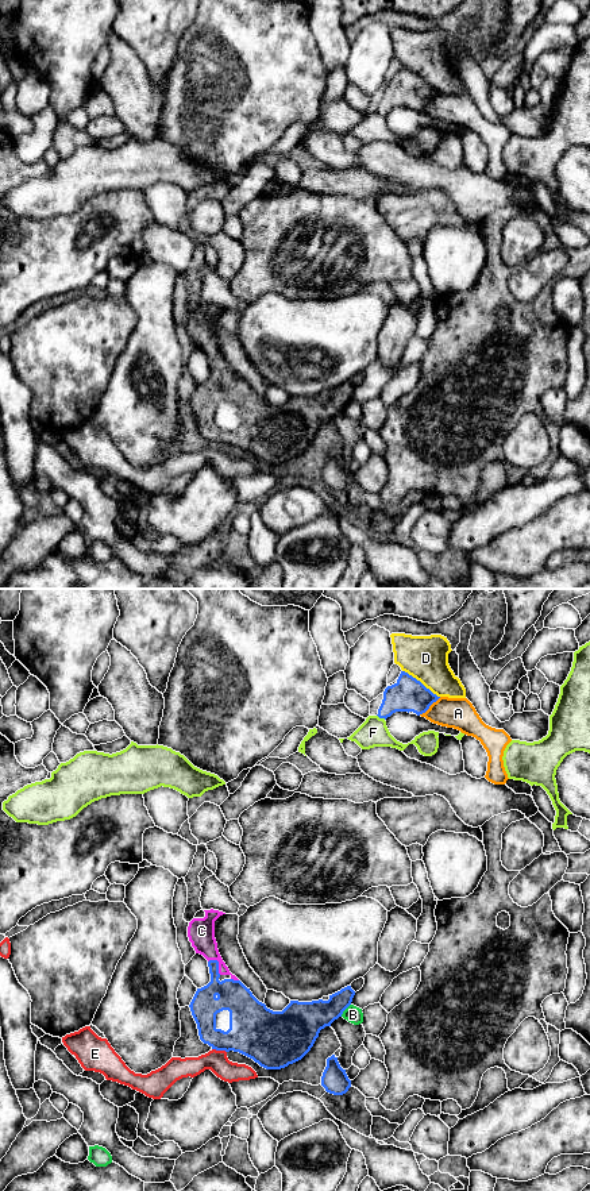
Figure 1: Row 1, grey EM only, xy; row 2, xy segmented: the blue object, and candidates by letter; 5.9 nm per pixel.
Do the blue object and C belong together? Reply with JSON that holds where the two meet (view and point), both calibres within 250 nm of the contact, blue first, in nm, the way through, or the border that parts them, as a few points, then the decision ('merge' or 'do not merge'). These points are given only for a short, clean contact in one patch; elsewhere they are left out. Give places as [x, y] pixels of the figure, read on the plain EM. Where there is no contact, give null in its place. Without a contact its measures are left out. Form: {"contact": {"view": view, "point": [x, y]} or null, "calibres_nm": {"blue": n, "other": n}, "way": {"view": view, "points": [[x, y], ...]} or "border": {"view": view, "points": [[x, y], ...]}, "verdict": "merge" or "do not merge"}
{"contact": {"view": "xy", "point": [218, 359]}, "calibres_nm": {"blue": 190, "other": 160}, "verdict": "merge"}

